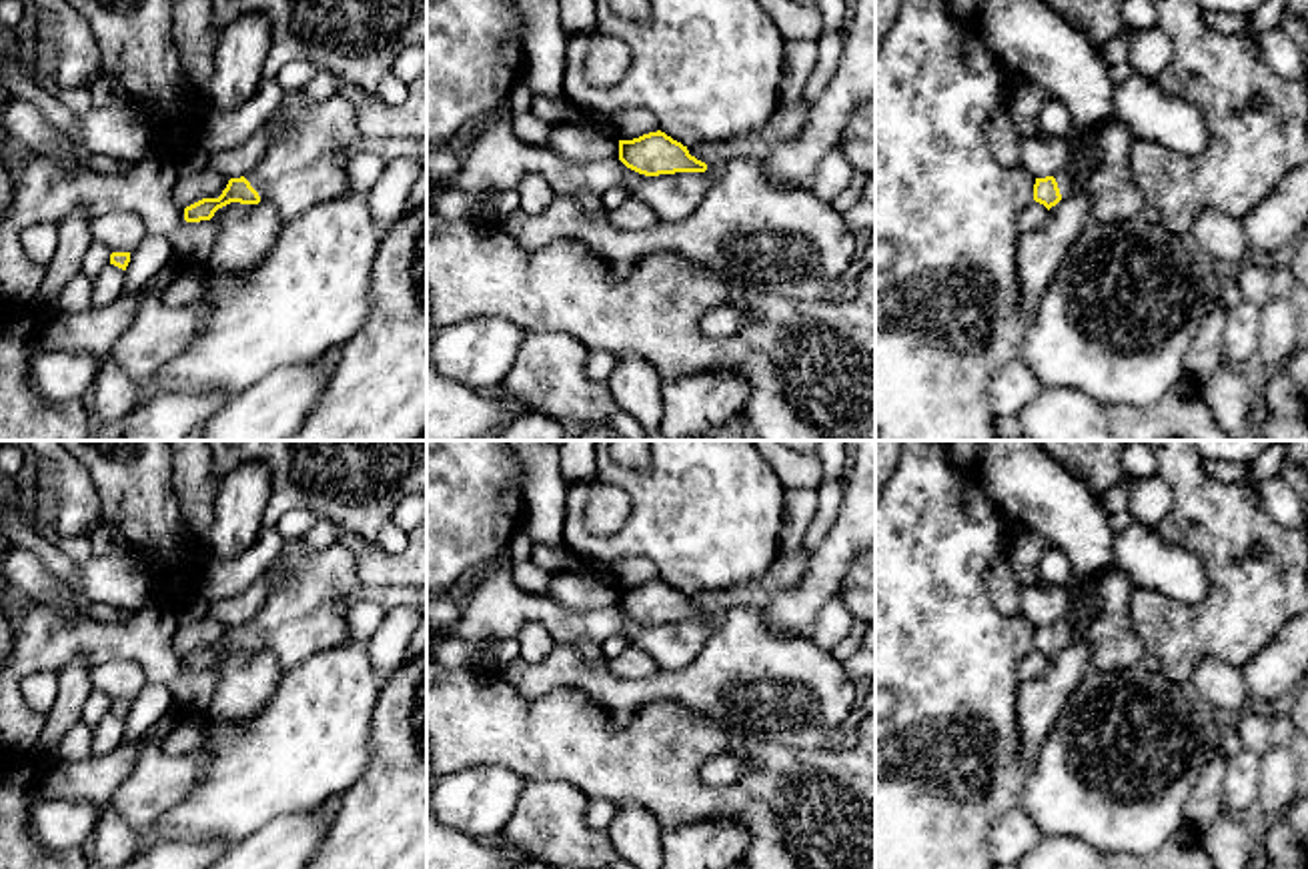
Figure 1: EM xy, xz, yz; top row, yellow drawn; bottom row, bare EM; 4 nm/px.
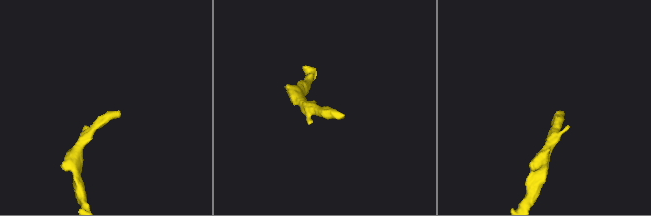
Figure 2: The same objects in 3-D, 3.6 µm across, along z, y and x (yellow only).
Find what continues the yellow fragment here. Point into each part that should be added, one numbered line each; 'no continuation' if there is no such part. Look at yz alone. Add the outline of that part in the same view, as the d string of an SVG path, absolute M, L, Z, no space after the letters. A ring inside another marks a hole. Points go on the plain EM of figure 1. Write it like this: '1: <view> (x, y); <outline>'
1: yz (1102, 613); M1110 567L1082 587L1070 613L1056 621L1062 647L1084 635L1090 643L1090 667L1124 671L1142 663L1146 649L1132 623L1134 587L1120 567Z

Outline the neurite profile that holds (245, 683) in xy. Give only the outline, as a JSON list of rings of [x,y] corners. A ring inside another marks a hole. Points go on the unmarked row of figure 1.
[[[264,649],[258,653],[230,651],[212,665],[216,689],[202,715],[210,723],[242,723],[252,719],[270,699],[284,667]]]

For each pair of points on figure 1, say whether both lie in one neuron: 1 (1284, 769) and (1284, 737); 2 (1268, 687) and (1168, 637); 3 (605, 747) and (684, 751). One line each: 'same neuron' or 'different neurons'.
1: different neurons
2: different neurons
3: same neuron

